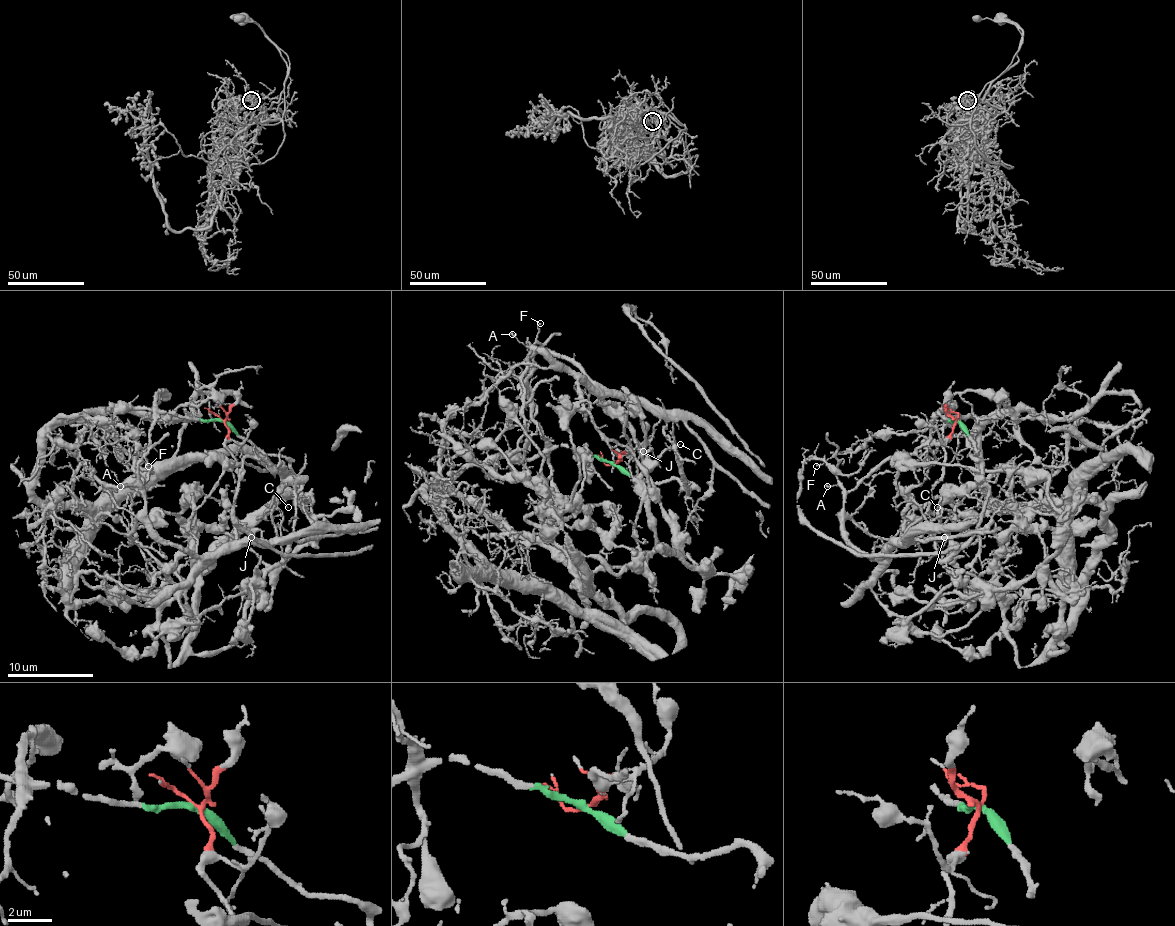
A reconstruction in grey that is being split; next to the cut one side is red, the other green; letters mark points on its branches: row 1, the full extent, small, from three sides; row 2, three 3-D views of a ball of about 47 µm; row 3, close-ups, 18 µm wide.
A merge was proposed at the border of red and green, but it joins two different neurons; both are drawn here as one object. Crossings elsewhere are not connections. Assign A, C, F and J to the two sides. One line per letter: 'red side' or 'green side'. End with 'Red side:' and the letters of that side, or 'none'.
A: red side
C: red side
F: red side
J: red side
Red side: A, C, F, J

